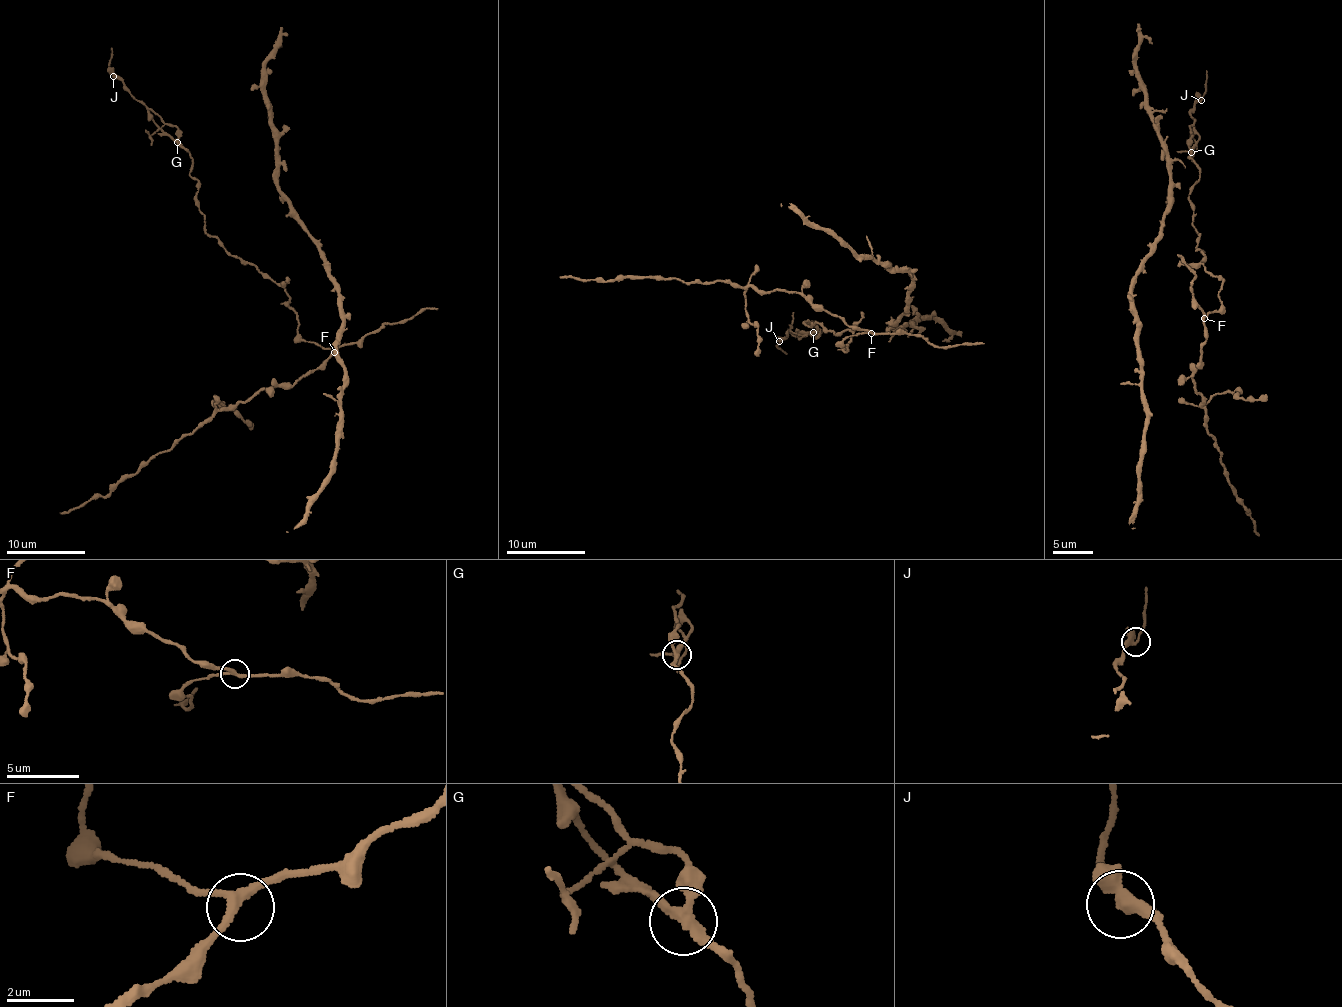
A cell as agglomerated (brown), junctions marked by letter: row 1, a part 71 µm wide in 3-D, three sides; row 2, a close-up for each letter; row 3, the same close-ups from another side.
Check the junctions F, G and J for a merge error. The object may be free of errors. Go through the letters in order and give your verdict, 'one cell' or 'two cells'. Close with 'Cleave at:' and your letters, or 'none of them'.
F: one cell
G: two cells
J: one cell
Cleave at: G

